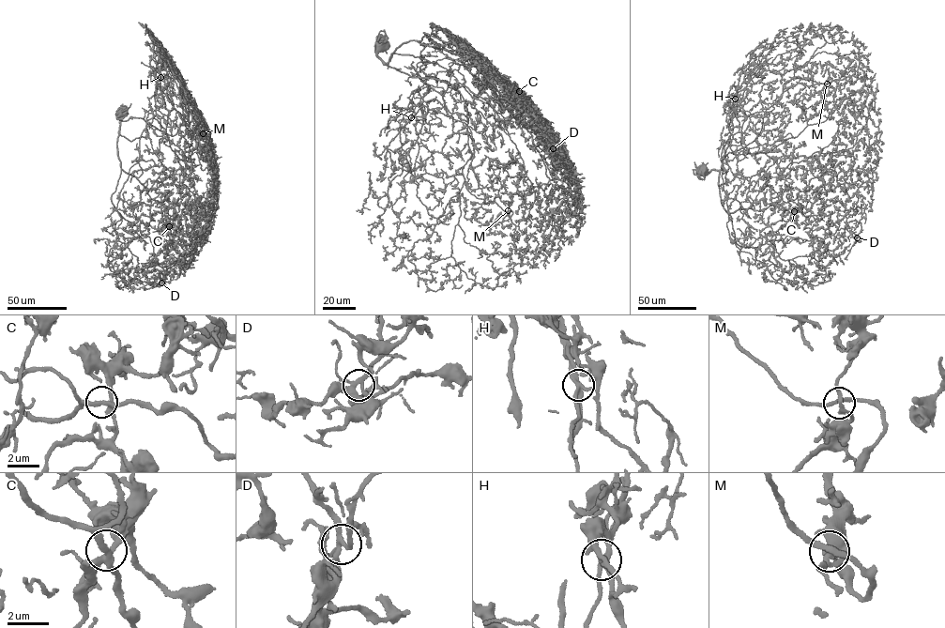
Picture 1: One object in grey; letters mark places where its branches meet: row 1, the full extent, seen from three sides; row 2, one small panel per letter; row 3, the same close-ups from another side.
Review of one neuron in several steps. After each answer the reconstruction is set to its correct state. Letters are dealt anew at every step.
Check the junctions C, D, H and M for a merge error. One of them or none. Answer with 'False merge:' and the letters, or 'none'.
False merge: H

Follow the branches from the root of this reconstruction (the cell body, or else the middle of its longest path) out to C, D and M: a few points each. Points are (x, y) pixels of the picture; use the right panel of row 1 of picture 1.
C: (701, 171), (719, 171), (721, 202), (725, 211), (739, 207), (760, 211), (776, 204), (794, 211)
D: (701, 171), (719, 171), (721, 202), (737, 244), (756, 247), (787, 235), (824, 239), (841, 228), (857, 237)
M: (701, 171), (721, 169), (729, 152), (754, 140), (765, 111), (779, 99), (787, 81), (827, 84)

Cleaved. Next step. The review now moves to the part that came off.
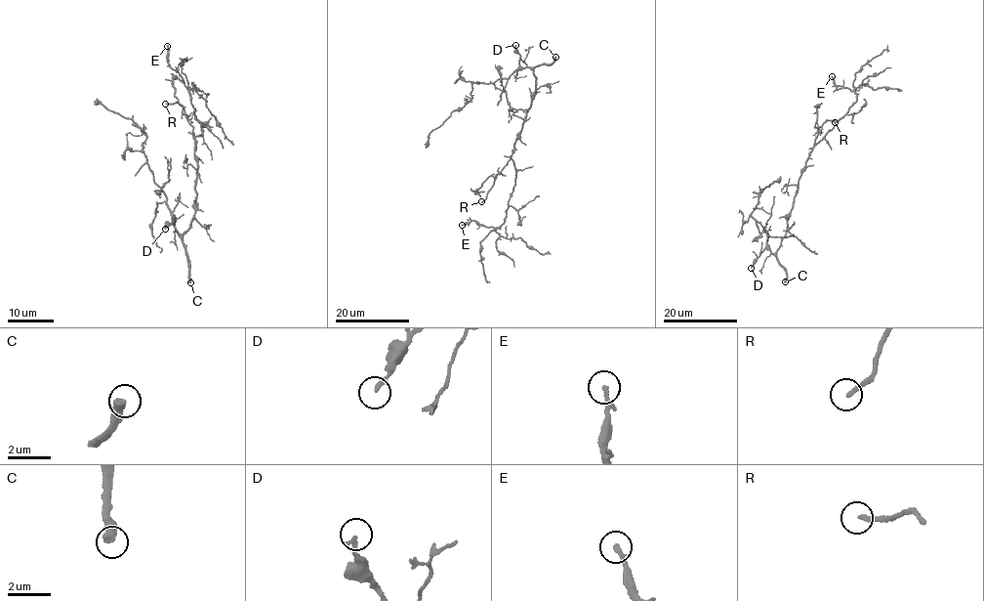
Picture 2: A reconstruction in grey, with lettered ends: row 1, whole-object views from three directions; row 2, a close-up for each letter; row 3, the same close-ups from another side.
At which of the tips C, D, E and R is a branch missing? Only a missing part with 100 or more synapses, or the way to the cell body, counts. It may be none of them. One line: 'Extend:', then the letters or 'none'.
Extend: C

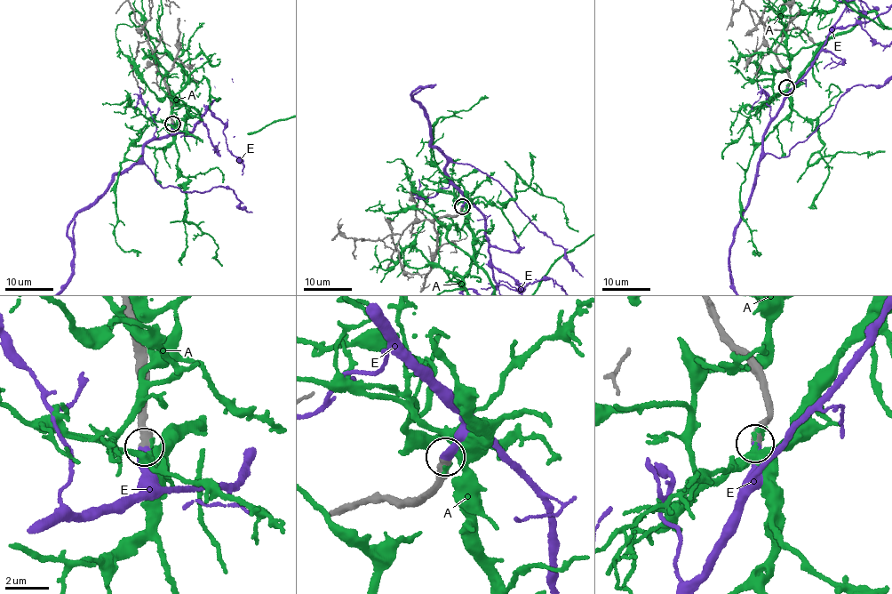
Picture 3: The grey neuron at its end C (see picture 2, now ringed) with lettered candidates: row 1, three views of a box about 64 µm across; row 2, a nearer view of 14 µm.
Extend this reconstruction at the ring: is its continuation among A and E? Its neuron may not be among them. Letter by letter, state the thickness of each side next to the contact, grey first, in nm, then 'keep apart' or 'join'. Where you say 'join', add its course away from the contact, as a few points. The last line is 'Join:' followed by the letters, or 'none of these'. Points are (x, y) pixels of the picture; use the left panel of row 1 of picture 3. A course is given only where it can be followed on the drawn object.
A: 500 nm thick on the grey side, 190 nm on the other; keep apart
E: 440 nm thick on the grey side, 440 nm on the other; join
Join: E

